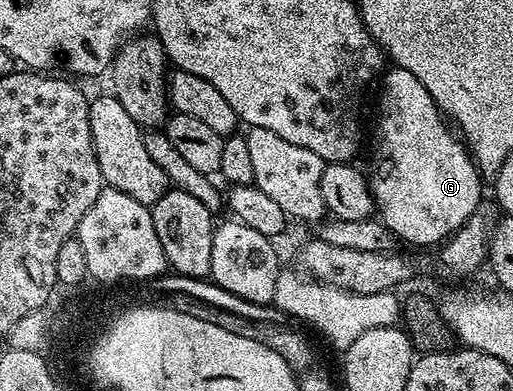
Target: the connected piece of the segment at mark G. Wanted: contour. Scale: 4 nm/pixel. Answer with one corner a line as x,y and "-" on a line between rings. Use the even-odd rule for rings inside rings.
399,66
392,70
386,70
380,80
381,143
373,147
373,175
371,171
375,211
402,244
441,245
483,201
483,176
469,148
455,134
427,89
423,89
419,77

